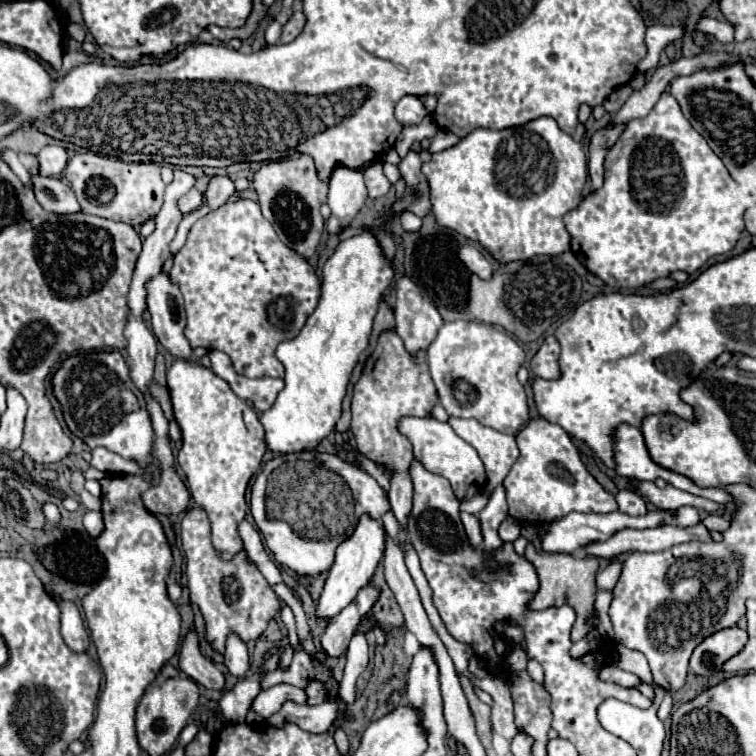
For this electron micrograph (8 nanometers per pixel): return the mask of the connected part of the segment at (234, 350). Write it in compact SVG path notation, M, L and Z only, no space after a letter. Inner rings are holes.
M239 199L233 205L223 205L205 217L197 219L189 229L187 241L175 255L173 281L181 285L187 309L185 337L191 347L203 347L207 351L223 351L231 357L233 367L245 377L283 377L285 369L275 357L275 349L281 341L297 337L307 317L317 307L317 293L321 283L313 267L281 243L273 225L261 215L259 203L251 199Z

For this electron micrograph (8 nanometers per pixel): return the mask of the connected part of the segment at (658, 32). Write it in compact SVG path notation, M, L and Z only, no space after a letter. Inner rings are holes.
M651 25L651 27L647 27L647 33L645 33L647 55L639 61L637 69L641 73L645 73L649 69L655 69L657 63L659 63L659 55L667 47L667 43L679 39L681 35L683 35L681 27L665 27L665 25Z

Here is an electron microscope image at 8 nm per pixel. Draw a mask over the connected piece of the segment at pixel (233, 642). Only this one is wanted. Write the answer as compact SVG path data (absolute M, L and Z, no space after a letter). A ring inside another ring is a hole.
M229 633L227 637L227 647L223 653L225 665L231 671L231 675L245 675L245 671L249 669L249 653L247 653L247 645L245 641L241 641L235 633Z

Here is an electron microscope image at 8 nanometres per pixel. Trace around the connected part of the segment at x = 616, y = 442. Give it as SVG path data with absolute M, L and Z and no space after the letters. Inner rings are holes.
M621 423L615 433L613 433L613 459L615 459L615 473L621 475L621 477L627 477L627 479L639 479L639 481L655 481L657 477L669 481L671 485L675 485L677 489L685 489L689 493L697 493L701 497L709 497L711 501L717 501L719 505L729 505L733 507L735 505L735 497L731 493L727 493L725 489L701 489L697 485L693 485L693 481L689 481L687 477L679 475L679 473L673 473L669 469L663 469L659 467L657 463L653 463L653 459L649 457L649 451L645 447L645 441L641 437L641 431L633 425L627 425L627 423Z

